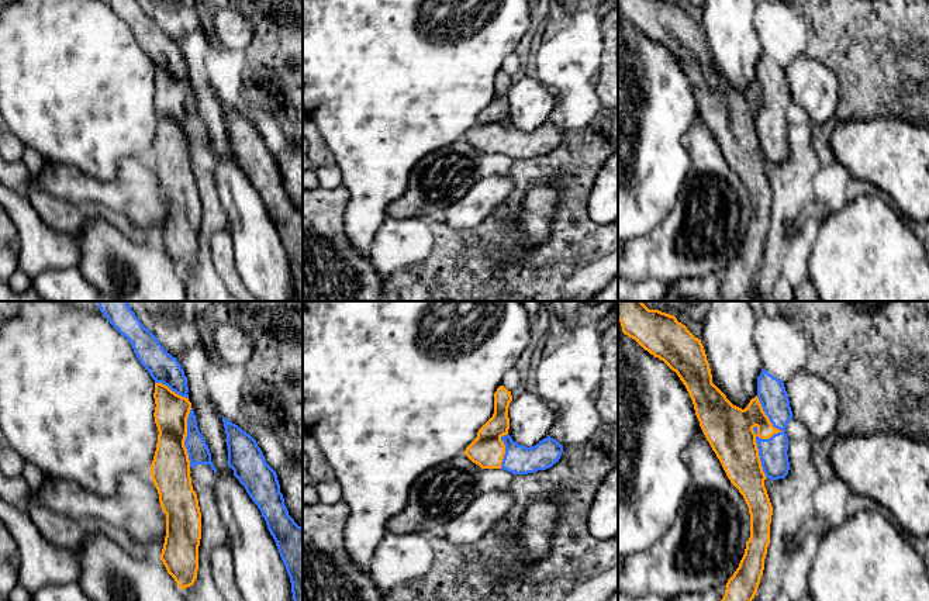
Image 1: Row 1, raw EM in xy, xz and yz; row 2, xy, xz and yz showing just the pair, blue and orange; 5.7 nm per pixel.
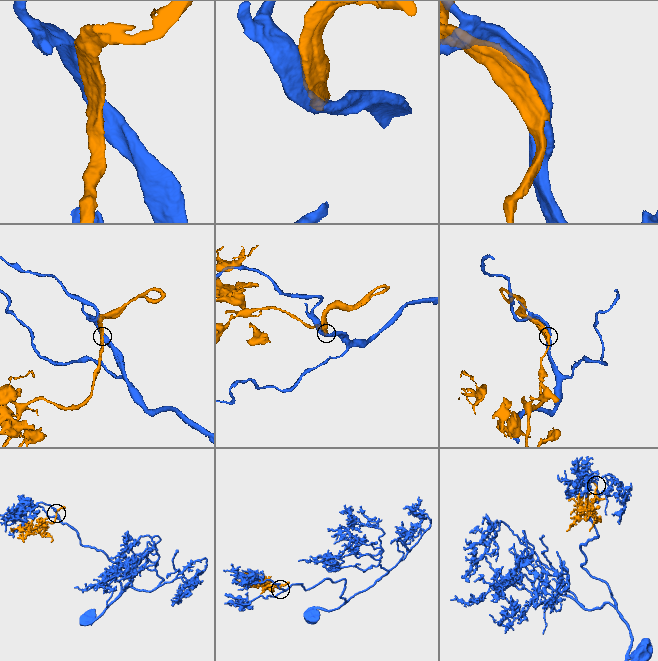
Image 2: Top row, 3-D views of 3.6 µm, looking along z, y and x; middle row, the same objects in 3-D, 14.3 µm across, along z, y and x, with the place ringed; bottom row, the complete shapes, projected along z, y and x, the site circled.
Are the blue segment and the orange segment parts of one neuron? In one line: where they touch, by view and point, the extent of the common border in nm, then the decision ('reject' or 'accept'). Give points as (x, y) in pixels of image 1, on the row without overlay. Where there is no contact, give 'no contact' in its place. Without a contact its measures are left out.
yz (765, 124) | 480 nm | accept

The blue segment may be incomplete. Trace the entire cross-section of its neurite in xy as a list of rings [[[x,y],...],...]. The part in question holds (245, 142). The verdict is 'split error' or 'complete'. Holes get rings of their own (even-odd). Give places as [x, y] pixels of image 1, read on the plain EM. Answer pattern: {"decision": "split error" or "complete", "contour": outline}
{"decision": "complete", "contour": [[[224,101],[222,107],[227,118],[228,151],[234,155],[234,160],[245,172],[246,177],[258,190],[266,205],[267,214],[276,227],[280,242],[290,262],[294,294],[298,301],[303,301],[303,213],[298,211],[289,200],[283,179],[280,177],[277,159],[266,148],[256,125],[249,118],[244,117],[238,110],[227,106]]]}

